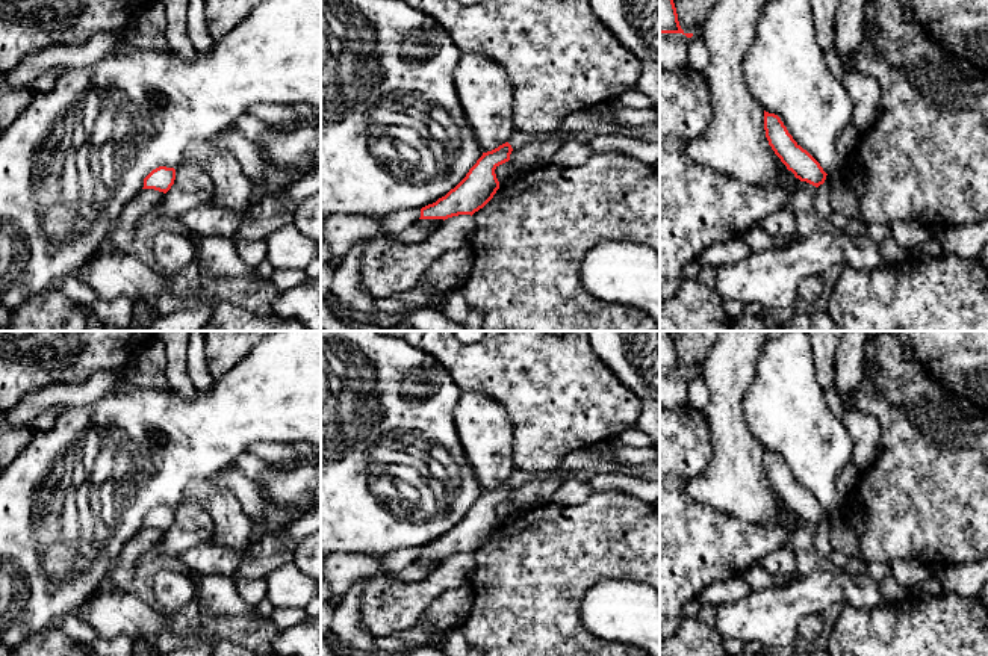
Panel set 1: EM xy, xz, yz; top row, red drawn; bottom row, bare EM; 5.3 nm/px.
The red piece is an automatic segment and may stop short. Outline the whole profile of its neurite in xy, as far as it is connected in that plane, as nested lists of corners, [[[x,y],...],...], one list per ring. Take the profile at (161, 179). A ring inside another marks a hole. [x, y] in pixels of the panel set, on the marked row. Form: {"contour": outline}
{"contour": [[[159,166],[144,178],[142,189],[154,189],[166,193],[174,184],[174,180],[176,180],[174,168]]]}

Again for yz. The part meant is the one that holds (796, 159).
{"contour": [[[764,110],[764,130],[769,145],[796,178],[816,187],[825,183],[828,174],[820,163],[793,139],[778,115]]]}

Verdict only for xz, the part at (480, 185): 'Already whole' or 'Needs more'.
Already whole

